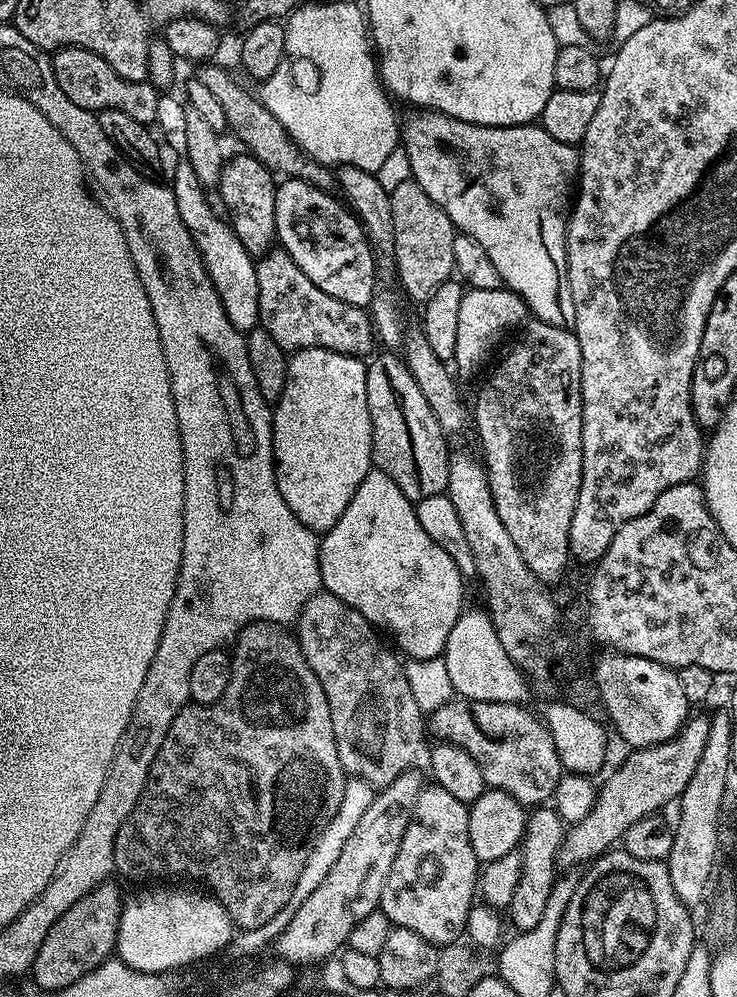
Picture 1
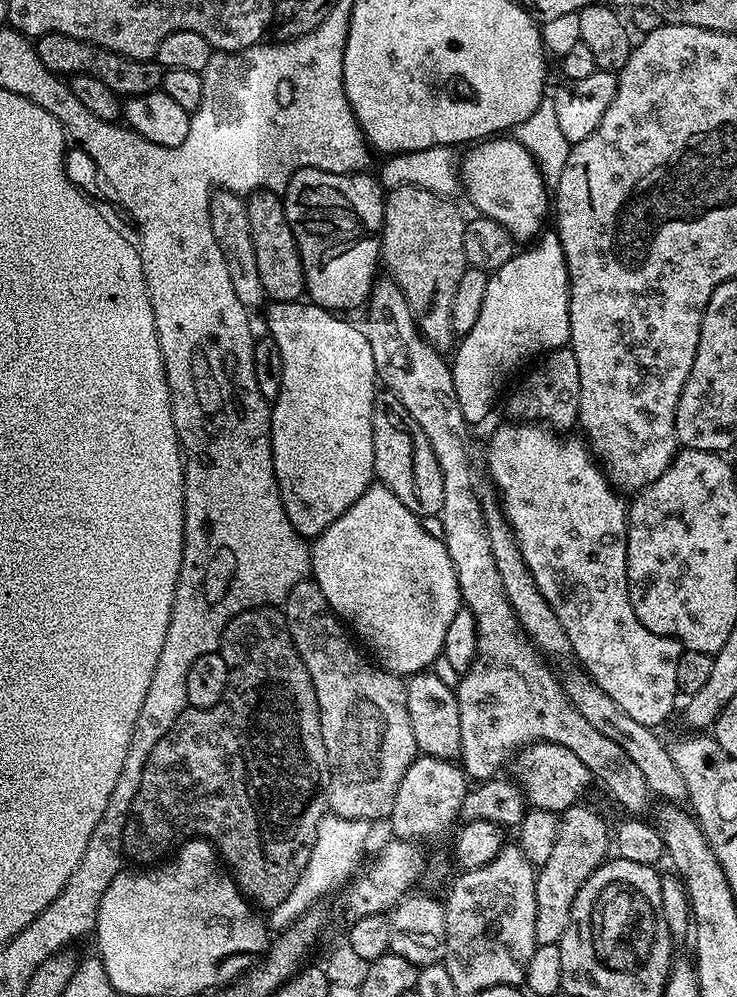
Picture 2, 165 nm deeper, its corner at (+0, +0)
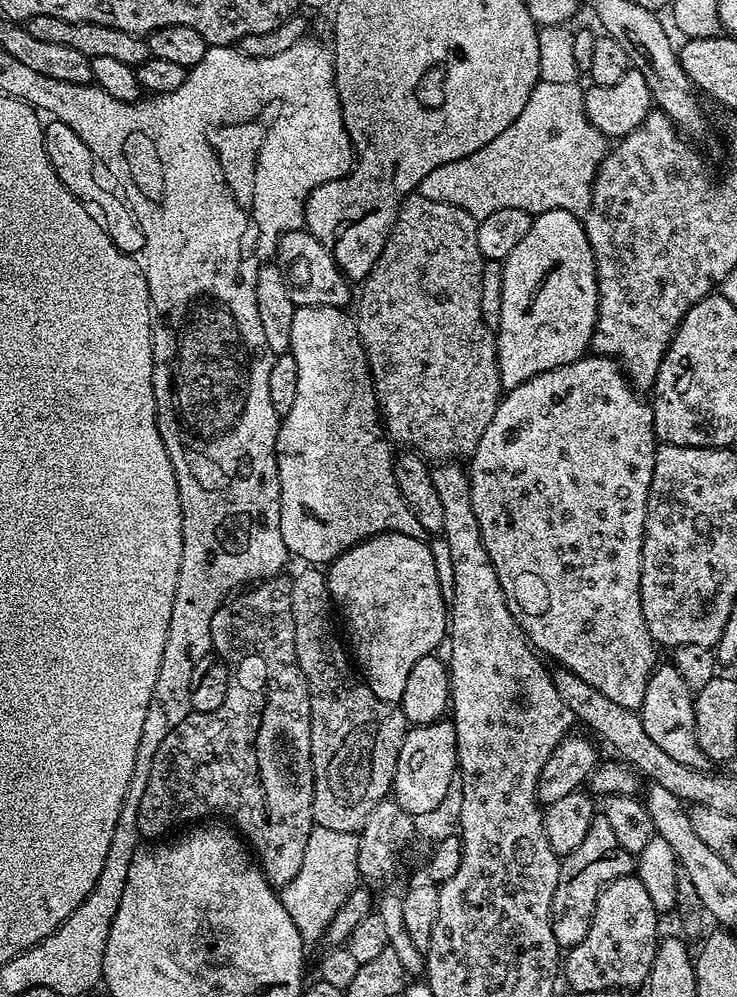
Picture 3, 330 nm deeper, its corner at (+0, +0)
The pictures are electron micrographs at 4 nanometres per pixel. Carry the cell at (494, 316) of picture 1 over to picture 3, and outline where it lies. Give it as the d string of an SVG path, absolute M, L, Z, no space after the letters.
M546 210L539 213L533 219L530 230L526 230L526 238L522 238L522 242L518 242L514 250L510 250L502 263L502 314L494 335L500 387L507 390L522 386L522 382L538 374L581 360L586 355L596 329L598 284L594 254L590 250L581 217L566 210Z

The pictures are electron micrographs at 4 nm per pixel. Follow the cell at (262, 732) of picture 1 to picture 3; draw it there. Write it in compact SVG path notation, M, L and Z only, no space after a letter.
M287 575L271 576L268 580L253 583L247 590L225 600L223 606L212 616L212 652L218 654L228 668L226 702L222 702L222 706L218 706L218 710L189 712L186 718L182 718L182 722L178 722L178 726L174 726L174 730L170 730L170 734L166 734L166 738L162 738L162 746L158 746L152 759L150 778L146 782L142 798L136 802L136 829L144 838L163 837L160 835L170 831L175 824L184 824L187 820L198 819L199 816L223 818L225 821L233 820L233 822L228 822L234 825L235 831L250 845L260 869L264 872L264 877L277 890L283 888L285 884L289 884L294 878L294 874L298 874L298 869L302 866L302 854L305 853L306 842L314 827L312 822L314 781L312 759L310 758L310 702L308 701L306 678L296 661L294 614L290 606L291 589L292 582Z

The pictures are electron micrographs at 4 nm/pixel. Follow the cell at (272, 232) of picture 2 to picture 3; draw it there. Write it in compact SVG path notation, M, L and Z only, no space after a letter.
M308 231L285 232L276 244L274 264L284 275L290 298L299 307L344 308L347 305L349 281L337 267L328 245L311 236Z

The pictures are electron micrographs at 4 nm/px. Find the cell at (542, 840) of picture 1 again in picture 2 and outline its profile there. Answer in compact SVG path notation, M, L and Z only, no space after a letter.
M581 802L570 806L564 812L559 813L560 825L558 826L558 838L554 838L554 850L550 858L546 858L544 864L539 865L536 873L536 885L534 886L534 938L537 945L557 944L559 945L562 934L566 934L566 926L570 926L570 910L574 906L574 898L578 890L594 874L596 868L603 866L604 861L609 859L610 849L614 840L610 835L610 826L604 822L592 808L587 808L587 803Z

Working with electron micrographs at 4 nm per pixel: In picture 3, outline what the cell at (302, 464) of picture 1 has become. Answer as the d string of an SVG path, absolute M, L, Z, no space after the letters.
M326 306L297 307L294 320L290 322L289 349L298 362L298 394L294 397L294 406L282 417L280 429L276 435L276 461L278 462L278 482L280 483L280 529L282 542L286 542L289 553L296 556L308 566L327 566L336 560L347 548L353 548L362 540L368 540L380 532L397 532L398 534L414 534L417 530L416 518L410 511L410 506L402 498L394 478L394 452L391 452L389 441L382 431L382 421L378 415L376 391L372 389L372 375L368 369L368 360L364 356L364 347L356 329L356 321L351 315L347 316L344 308L327 308Z

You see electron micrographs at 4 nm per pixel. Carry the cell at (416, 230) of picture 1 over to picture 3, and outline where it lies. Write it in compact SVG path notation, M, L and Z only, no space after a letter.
M409 194L400 204L394 226L388 232L386 246L382 246L382 254L378 262L368 272L367 278L362 282L364 288L360 292L360 305L354 311L356 329L364 347L364 356L368 360L368 369L372 375L372 389L376 391L378 415L382 421L383 431L389 441L404 444L405 449L411 450L432 462L452 462L457 458L471 457L472 451L482 439L486 426L490 426L490 418L494 418L496 405L502 399L500 375L496 362L496 337L493 329L482 322L482 312L478 306L478 298L482 294L482 270L485 258L478 250L476 237L477 220L466 210L458 206L450 206L446 202L434 202L430 198L419 194Z

